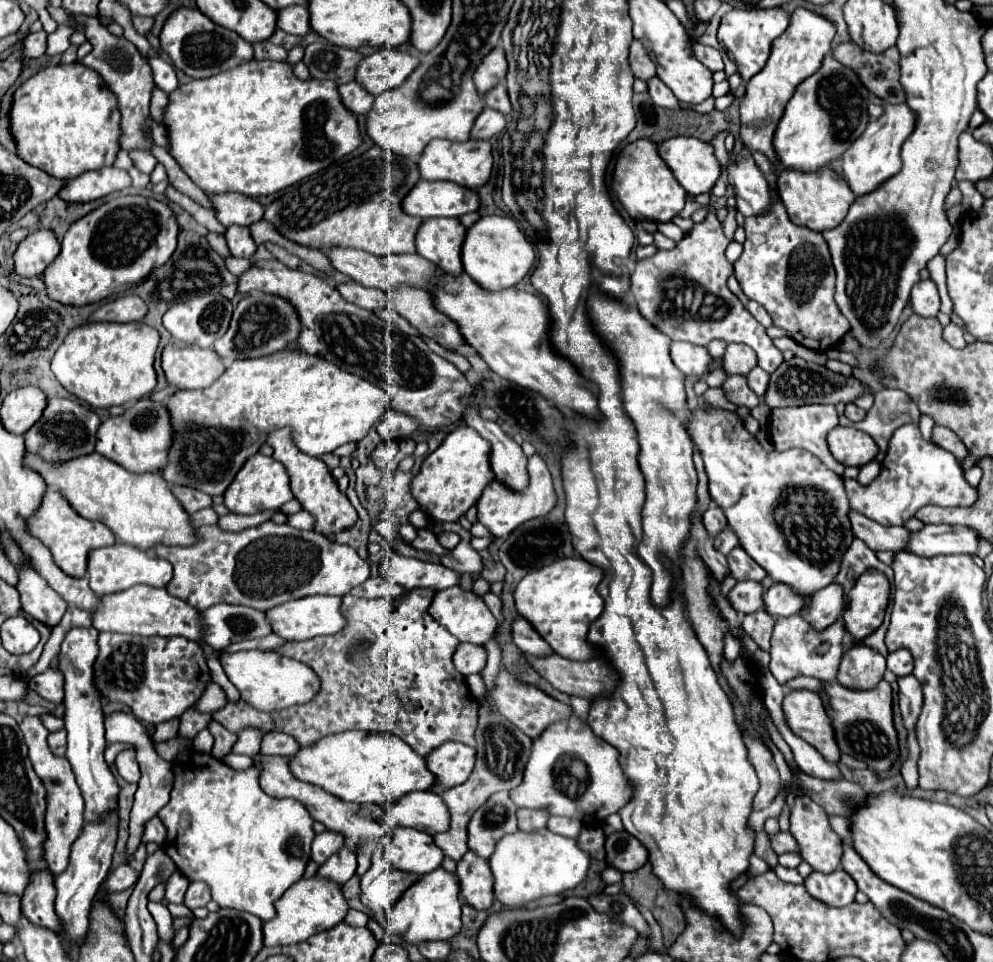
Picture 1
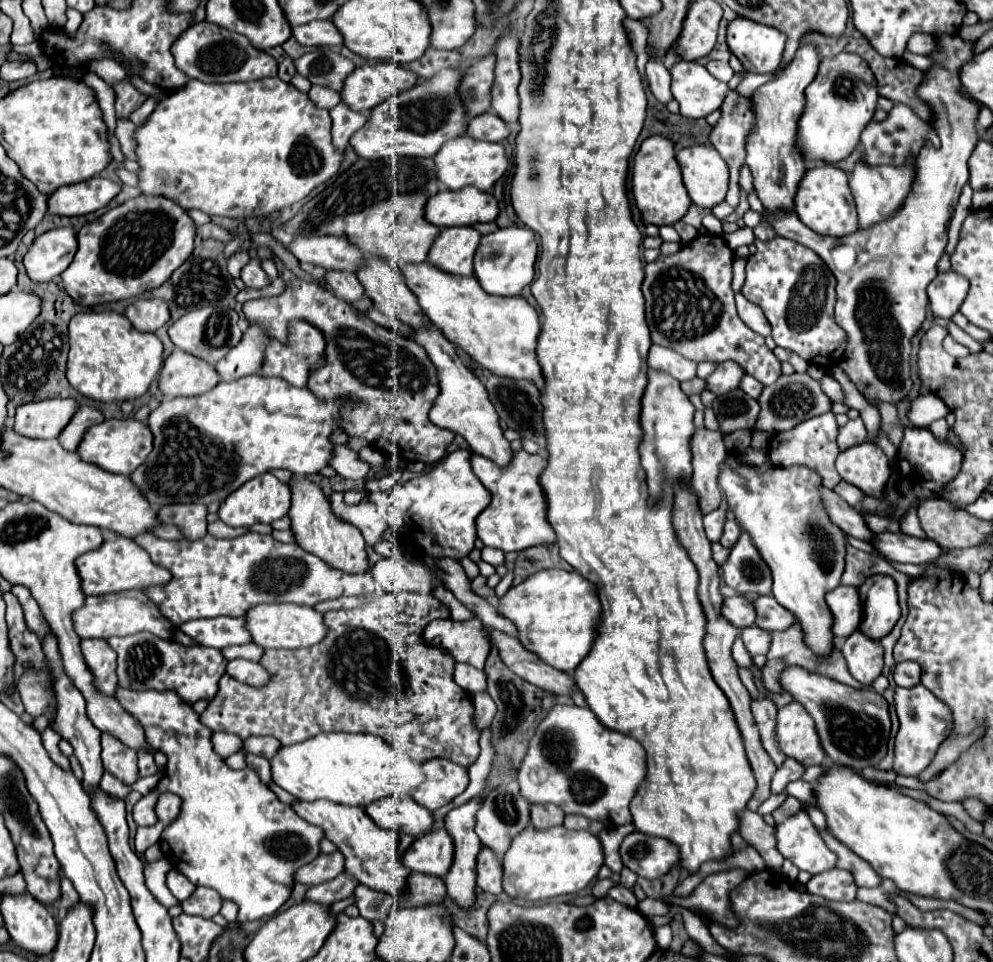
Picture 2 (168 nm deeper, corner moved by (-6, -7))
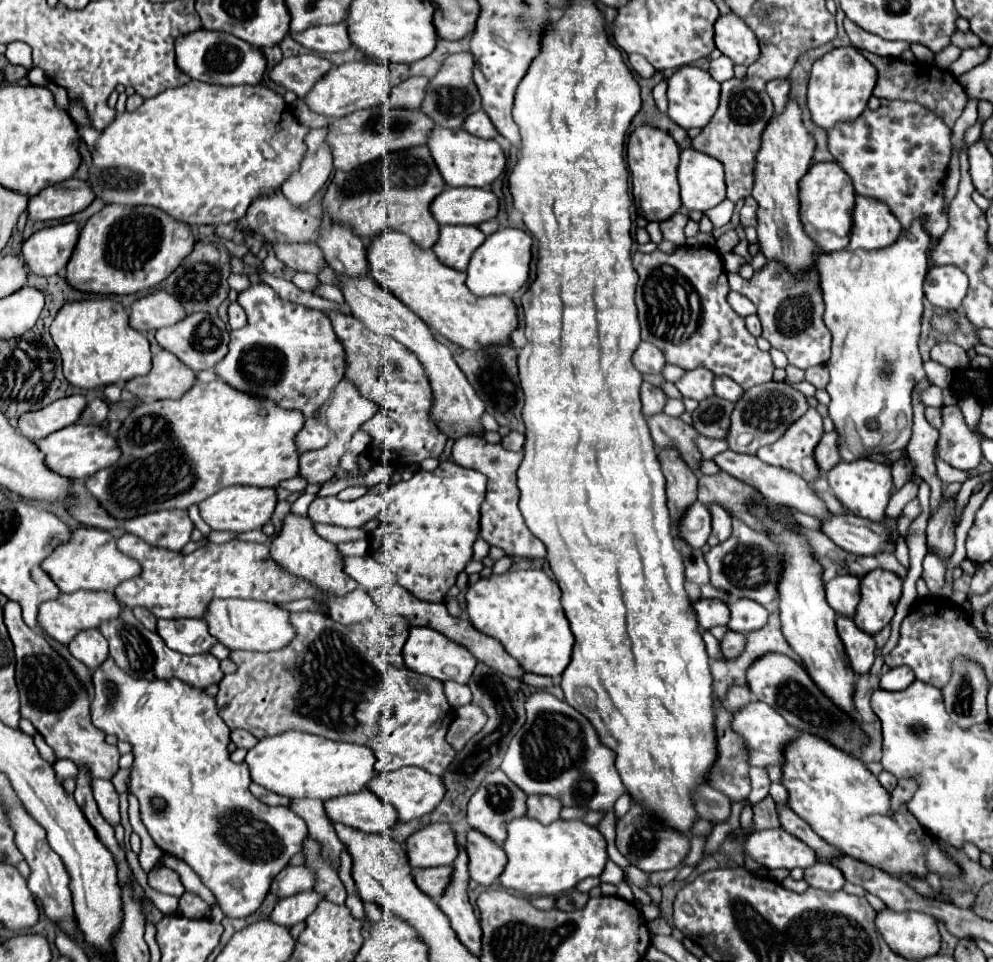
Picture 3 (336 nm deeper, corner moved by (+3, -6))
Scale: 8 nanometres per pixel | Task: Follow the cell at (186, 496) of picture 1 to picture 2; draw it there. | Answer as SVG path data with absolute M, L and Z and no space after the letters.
M201 503L165 505L159 509L159 519L177 525L189 541L199 539L207 533L207 507Z

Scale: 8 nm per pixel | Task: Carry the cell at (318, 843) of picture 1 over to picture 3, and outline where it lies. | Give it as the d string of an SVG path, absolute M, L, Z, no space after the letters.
M290 866L284 868L270 884L270 892L276 898L288 898L294 896L298 892L306 892L312 888L314 882L314 872L310 872L308 868L302 866Z

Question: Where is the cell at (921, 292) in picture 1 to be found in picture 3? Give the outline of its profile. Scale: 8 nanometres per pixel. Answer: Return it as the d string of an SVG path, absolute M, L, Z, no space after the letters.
M932 266L924 280L926 298L942 310L958 310L968 290L968 276L958 266Z

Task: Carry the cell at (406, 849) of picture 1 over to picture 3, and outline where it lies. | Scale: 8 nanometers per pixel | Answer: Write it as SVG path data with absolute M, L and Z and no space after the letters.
M428 824L406 840L408 860L414 868L432 868L452 864L458 856L456 832L452 824Z

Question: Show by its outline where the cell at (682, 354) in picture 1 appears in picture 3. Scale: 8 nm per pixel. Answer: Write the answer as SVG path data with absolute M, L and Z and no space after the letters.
M640 342L632 356L632 362L642 374L660 374L662 368L666 366L664 354L654 344L648 342Z

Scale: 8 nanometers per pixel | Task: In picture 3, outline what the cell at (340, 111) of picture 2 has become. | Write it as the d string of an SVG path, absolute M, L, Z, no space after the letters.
M328 128L310 130L306 134L306 154L300 168L280 186L280 192L290 200L292 206L310 202L332 172L332 154L326 144L326 134Z

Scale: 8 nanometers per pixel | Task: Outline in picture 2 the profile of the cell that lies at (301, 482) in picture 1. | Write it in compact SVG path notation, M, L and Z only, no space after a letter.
M295 473L291 477L291 493L293 493L293 505L287 515L291 517L291 529L295 531L297 543L305 551L321 557L325 563L329 563L335 569L343 569L347 573L365 571L369 565L367 565L367 555L365 555L365 539L361 537L361 531L355 525L341 521L333 513L331 501L323 493L321 485Z

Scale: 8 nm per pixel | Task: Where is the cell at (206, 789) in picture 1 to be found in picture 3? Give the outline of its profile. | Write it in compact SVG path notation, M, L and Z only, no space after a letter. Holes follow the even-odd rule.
M112 658L104 660L104 664L92 672L92 686L92 724L106 734L116 734L118 740L132 746L134 762L130 768L128 792L138 798L142 824L154 844L162 852L184 860L210 888L228 918L244 918L256 912L270 892L274 876L302 850L302 842L308 836L306 822L290 808L266 806L252 796L248 790L248 764L234 764L230 760L230 730L218 716L216 700L204 690L192 688L182 680L136 680L116 668ZM154 798L162 798L166 808L154 810Z

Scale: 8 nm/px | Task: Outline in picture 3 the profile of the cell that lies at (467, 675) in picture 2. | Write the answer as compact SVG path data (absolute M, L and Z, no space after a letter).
M446 682L446 684L444 684L444 694L446 694L448 704L450 704L454 710L458 710L458 708L464 706L464 704L470 704L470 700L472 700L472 692L466 688L466 684Z

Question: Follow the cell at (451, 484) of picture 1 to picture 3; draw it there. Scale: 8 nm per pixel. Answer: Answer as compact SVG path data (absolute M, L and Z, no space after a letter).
M444 460L434 472L418 470L408 482L402 480L390 488L392 502L388 510L378 516L380 526L368 536L370 556L386 562L392 568L396 582L418 600L442 602L444 594L456 584L456 576L472 560L472 546L480 532L480 504L486 492L486 476Z

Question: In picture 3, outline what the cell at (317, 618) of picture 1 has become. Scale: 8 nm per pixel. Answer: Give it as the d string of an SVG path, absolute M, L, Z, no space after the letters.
M212 600L208 604L208 612L204 620L208 624L208 632L230 650L278 650L294 638L294 628L288 620L288 612L278 608L276 604L256 602L256 600Z

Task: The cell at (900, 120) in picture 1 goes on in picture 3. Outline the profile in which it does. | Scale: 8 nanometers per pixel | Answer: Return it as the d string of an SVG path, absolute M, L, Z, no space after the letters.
M856 194L854 228L850 234L850 244L846 250L880 250L892 244L900 236L900 222L886 204L874 198L864 198Z

